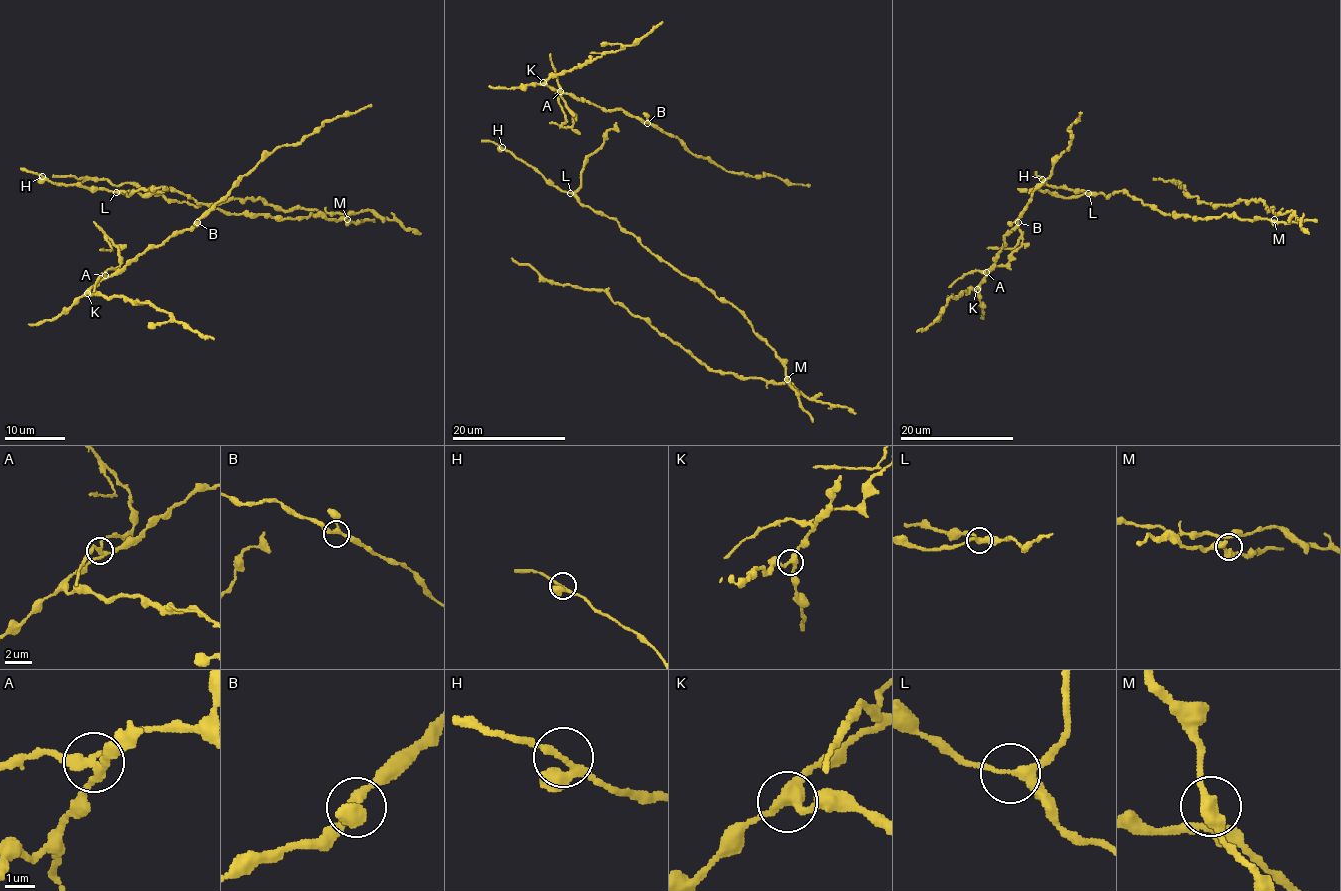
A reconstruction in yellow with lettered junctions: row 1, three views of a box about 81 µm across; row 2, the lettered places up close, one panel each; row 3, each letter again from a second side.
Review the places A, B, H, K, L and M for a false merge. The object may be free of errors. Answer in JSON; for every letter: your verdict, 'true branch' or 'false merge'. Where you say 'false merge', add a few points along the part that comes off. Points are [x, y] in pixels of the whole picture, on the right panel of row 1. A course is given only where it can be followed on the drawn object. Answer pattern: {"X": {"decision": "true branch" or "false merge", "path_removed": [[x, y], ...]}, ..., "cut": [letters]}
{"A": {"decision": "false merge", "path_removed": [[986, 272], [996, 266], [1004, 266], [1023, 237], [1007, 249], [987, 247]]}, "B": {"decision": "true branch"}, "H": {"decision": "true branch"}, "K": {"decision": "true branch"}, "L": {"decision": "true branch"}, "M": {"decision": "true branch"}, "cut": ["A"]}

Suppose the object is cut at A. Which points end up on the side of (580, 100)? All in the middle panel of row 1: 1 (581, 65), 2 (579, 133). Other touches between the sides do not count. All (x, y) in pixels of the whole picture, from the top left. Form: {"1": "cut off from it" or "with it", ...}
{"1": "with it", "2": "cut off from it"}

